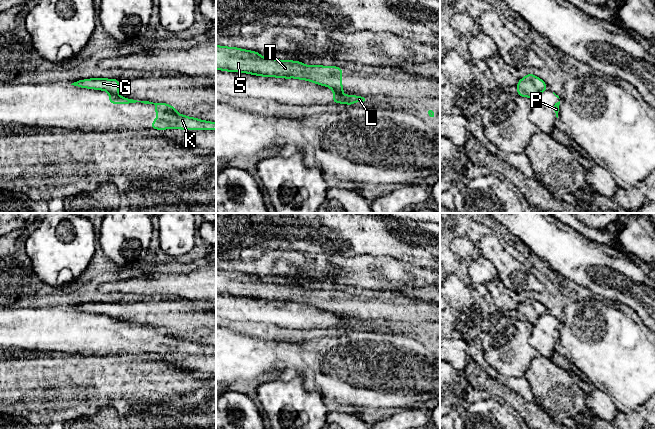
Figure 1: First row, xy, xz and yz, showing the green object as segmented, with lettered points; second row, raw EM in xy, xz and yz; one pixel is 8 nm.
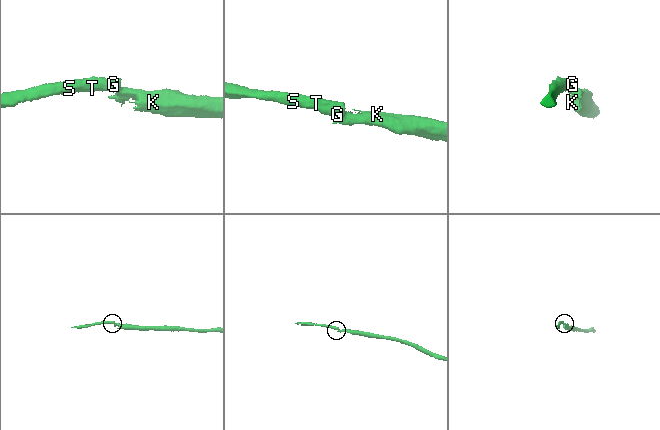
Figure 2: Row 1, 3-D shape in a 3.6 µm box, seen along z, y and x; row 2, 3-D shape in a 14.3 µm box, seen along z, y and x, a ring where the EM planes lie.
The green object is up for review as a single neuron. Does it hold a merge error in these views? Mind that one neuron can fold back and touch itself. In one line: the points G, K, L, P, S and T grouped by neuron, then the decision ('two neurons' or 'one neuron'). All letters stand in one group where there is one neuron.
groups G S T / K L P; two neurons

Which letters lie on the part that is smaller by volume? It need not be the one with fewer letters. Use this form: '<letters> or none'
G, S, T

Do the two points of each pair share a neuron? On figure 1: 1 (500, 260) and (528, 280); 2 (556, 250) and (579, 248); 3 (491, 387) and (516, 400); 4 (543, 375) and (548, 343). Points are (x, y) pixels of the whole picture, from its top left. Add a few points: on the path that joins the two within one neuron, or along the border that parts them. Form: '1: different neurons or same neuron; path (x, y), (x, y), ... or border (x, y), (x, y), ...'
1: same neuron; path (507, 267), (521, 280)
2: same neuron; path (562, 250), (573, 250)
3: same neuron; path (497, 389), (510, 397)
4: different neurons; border (538, 352), (549, 358)

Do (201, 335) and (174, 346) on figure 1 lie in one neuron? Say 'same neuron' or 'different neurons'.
different neurons

